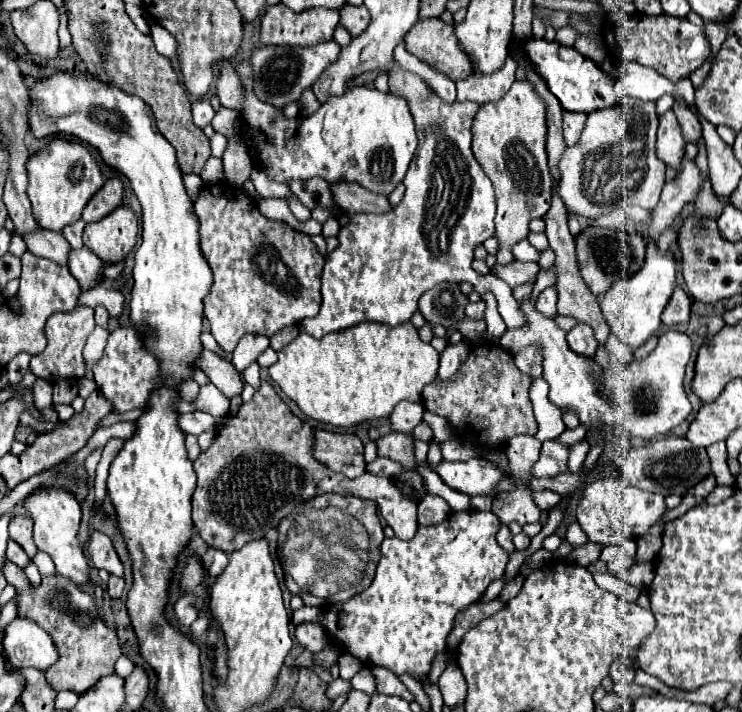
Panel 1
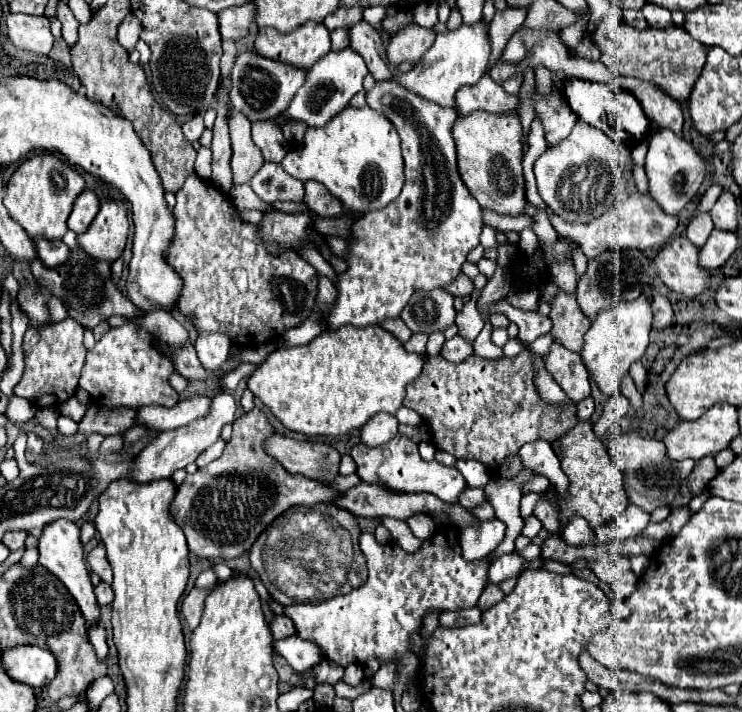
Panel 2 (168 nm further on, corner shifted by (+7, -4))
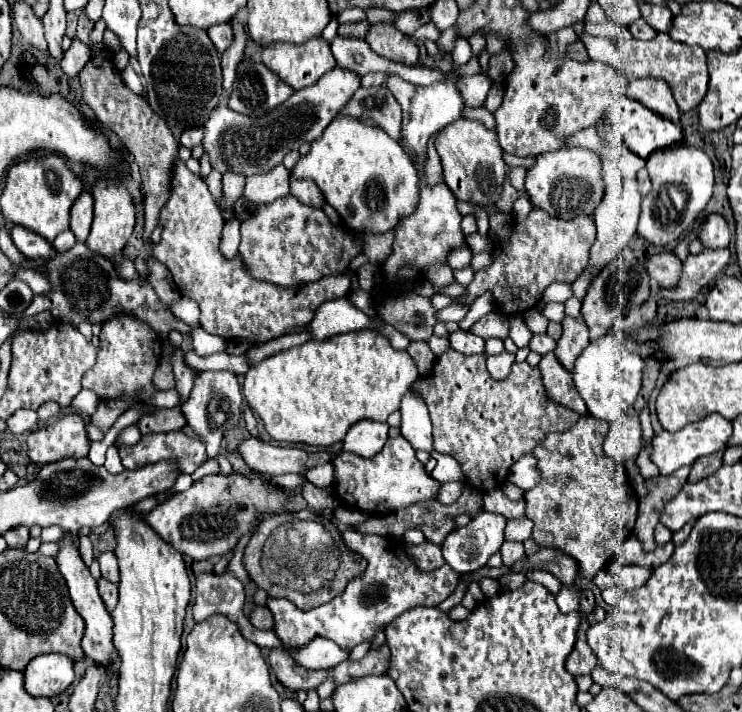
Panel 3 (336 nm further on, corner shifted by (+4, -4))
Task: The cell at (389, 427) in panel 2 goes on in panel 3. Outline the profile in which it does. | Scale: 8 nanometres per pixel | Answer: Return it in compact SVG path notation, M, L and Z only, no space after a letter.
M360 420L352 426L344 438L344 450L360 454L364 458L372 458L380 452L388 438L388 424L374 420Z

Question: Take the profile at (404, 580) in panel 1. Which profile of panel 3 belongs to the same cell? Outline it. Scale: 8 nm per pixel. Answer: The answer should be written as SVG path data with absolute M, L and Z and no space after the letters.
M346 530L342 538L350 550L358 552L368 560L368 568L364 570L364 574L352 580L346 586L344 594L308 612L300 610L290 600L268 598L268 608L272 610L276 620L274 632L288 646L302 646L310 642L310 638L314 636L326 636L334 640L342 650L350 652L354 646L372 640L380 630L390 626L394 618L398 618L402 612L416 606L438 606L454 592L454 588L460 582L460 574L454 572L448 564L428 574L418 572L416 566L412 566L412 562L406 558L402 546L396 544L396 538L360 534L358 530Z

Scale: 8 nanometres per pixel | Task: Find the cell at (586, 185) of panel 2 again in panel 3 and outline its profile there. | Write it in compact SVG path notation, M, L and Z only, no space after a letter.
M560 148L536 158L536 164L526 174L526 190L530 200L548 214L564 220L576 216L594 216L596 206L604 198L604 180L600 156L588 148Z

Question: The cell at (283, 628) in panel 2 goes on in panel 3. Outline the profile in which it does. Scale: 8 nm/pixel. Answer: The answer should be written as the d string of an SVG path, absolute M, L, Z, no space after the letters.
M258 606L256 610L252 610L250 614L250 622L260 628L260 630L272 630L274 628L274 618L272 618L272 612L264 606Z

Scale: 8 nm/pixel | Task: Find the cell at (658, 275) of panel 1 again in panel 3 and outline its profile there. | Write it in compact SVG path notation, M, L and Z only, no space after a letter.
M604 334L592 340L576 358L574 362L574 384L580 396L586 400L588 414L606 422L614 422L620 418L636 400L642 380L644 358L640 356L638 348L640 342L634 336L618 336L618 334Z

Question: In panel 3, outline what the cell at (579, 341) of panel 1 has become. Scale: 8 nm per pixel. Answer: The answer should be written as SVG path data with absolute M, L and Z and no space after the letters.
M548 352L542 360L540 360L540 370L542 370L542 378L544 378L544 386L548 390L548 396L562 404L568 406L572 410L576 410L578 414L586 414L586 402L582 400L582 396L578 394L574 380L572 380L572 372L566 370L560 360L556 358L554 352Z

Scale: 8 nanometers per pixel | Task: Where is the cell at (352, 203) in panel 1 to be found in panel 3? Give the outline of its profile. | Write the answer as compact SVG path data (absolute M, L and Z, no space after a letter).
M292 178L292 194L300 202L304 202L308 206L314 206L314 208L322 208L326 204L324 194L320 192L320 188L314 186L312 180L296 180L296 178Z

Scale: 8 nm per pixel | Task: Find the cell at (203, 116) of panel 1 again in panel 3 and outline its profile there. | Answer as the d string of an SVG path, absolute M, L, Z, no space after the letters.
M188 128L182 132L180 136L180 144L182 146L188 146L188 148L194 148L194 146L200 146L204 140L204 128Z

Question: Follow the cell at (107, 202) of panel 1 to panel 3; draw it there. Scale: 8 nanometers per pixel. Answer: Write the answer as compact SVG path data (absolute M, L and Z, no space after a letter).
M82 192L70 210L70 230L76 234L80 242L84 242L90 234L92 212L94 212L94 198L92 194Z

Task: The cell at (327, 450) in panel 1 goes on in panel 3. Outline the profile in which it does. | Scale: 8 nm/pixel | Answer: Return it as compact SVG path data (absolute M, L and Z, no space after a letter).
M248 438L240 444L246 466L262 470L268 476L302 472L308 462L308 452L302 448L280 448L260 438Z

